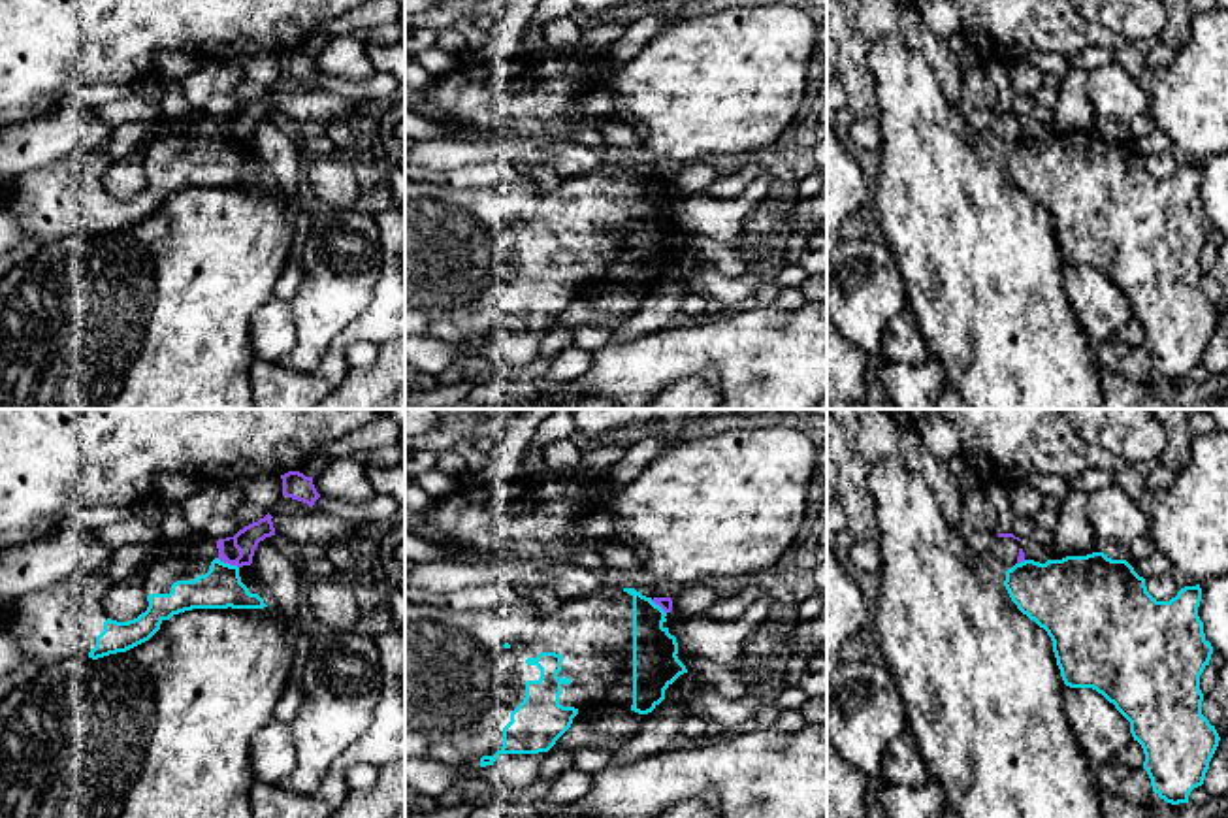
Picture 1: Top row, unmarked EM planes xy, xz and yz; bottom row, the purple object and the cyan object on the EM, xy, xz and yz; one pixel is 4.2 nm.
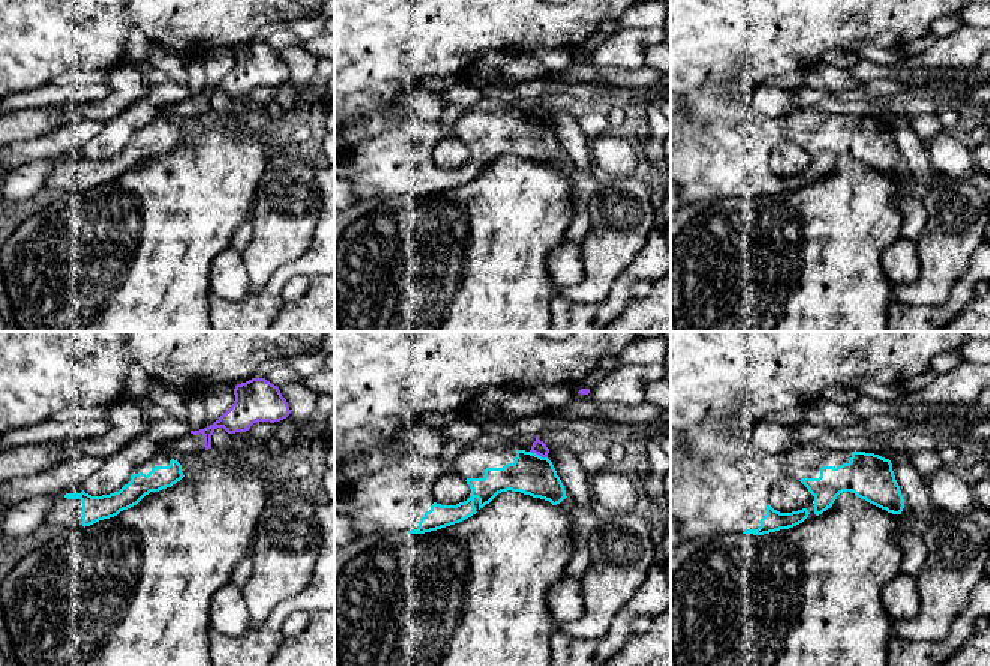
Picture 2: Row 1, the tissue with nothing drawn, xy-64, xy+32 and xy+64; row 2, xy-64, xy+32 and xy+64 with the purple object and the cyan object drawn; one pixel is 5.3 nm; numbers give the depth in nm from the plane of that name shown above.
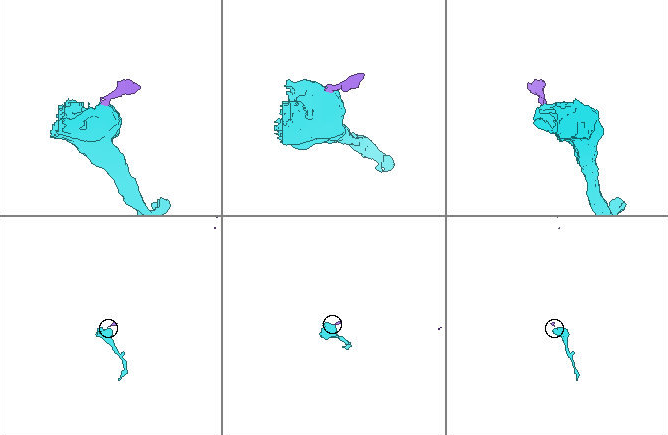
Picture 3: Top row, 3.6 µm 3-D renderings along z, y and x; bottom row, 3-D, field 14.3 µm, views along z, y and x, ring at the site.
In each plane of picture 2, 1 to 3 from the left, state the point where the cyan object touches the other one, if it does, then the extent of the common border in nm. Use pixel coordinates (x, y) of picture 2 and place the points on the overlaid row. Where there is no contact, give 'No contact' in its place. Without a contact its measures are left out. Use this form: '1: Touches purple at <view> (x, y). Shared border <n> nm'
1: No contact
2: Touches purple at xy+32 (539, 455). Shared border 100 nm
3: No contact

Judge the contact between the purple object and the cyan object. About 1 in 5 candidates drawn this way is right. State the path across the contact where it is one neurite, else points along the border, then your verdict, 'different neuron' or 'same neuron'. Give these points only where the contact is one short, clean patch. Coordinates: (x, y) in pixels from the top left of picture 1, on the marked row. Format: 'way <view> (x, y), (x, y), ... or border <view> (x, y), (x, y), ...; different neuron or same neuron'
border xy (217, 558), (238, 568); different neuron

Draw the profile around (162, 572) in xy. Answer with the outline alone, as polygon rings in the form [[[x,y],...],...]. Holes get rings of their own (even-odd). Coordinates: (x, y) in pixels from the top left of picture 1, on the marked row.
[[[218,558],[147,560],[143,586],[149,607],[128,622],[111,620],[102,607],[111,586],[111,579],[92,569],[13,599],[8,628],[17,635],[23,658],[43,663],[98,660],[149,641],[164,620],[185,611],[267,607],[241,582],[239,567]]]

